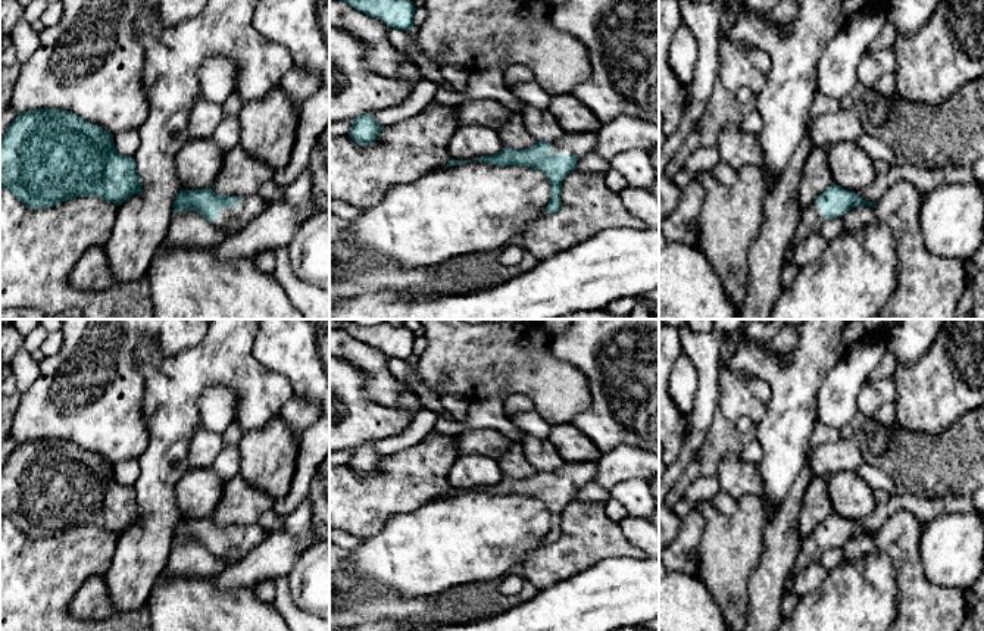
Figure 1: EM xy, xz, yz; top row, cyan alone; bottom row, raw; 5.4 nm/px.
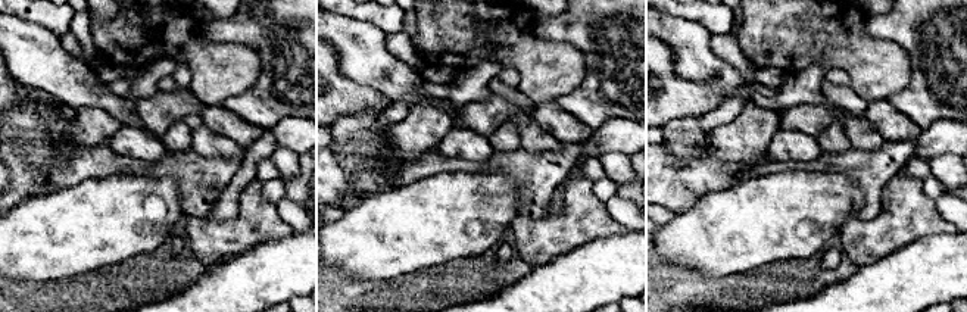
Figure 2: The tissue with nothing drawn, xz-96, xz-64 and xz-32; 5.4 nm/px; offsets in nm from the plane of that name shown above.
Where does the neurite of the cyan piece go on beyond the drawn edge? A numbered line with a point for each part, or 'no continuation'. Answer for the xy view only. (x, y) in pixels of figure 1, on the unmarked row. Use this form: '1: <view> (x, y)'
1: xy (249, 537)

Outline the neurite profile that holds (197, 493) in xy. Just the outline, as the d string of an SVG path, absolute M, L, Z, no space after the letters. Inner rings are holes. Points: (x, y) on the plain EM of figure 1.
M212 468L190 469L177 484L175 502L182 519L210 518L225 481Z

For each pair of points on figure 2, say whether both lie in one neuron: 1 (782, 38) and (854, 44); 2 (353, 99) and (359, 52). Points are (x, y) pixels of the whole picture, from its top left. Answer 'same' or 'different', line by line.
1: same
2: different

